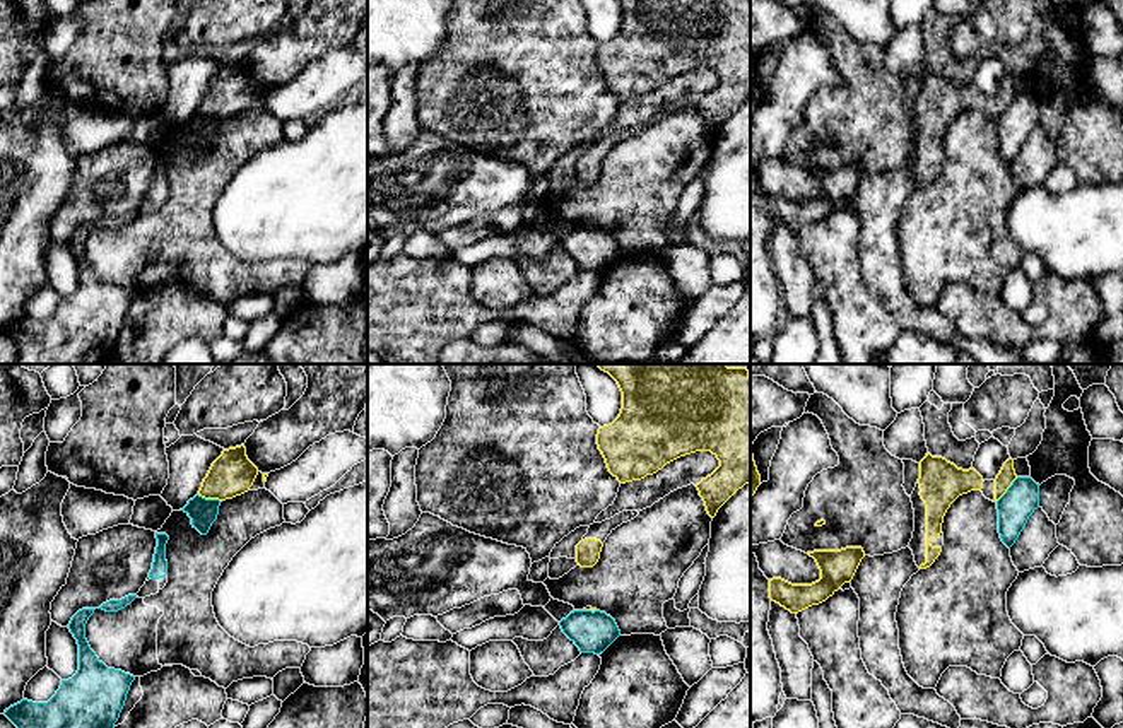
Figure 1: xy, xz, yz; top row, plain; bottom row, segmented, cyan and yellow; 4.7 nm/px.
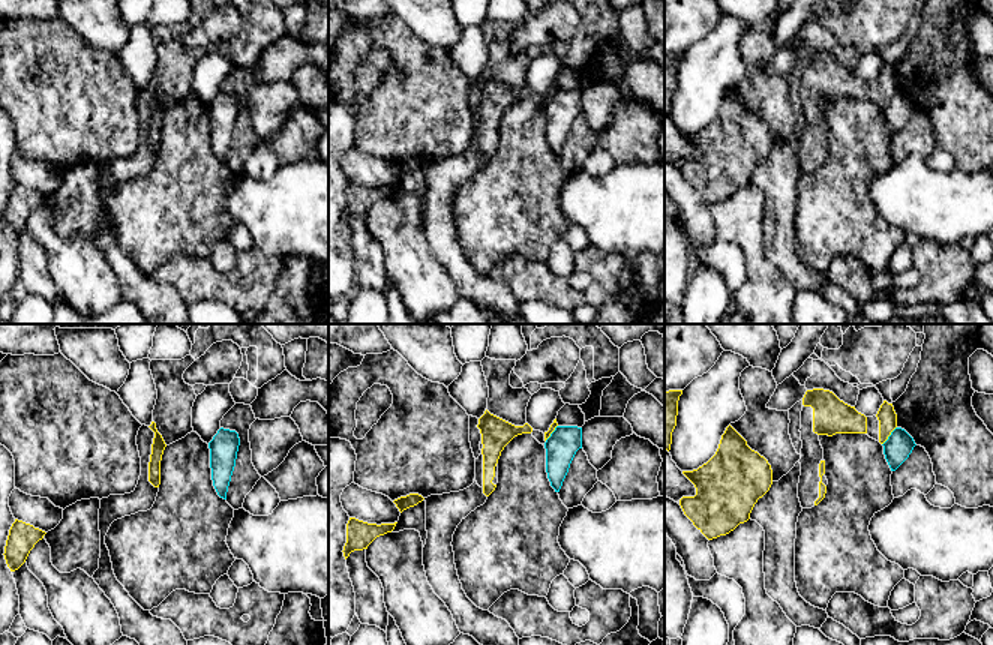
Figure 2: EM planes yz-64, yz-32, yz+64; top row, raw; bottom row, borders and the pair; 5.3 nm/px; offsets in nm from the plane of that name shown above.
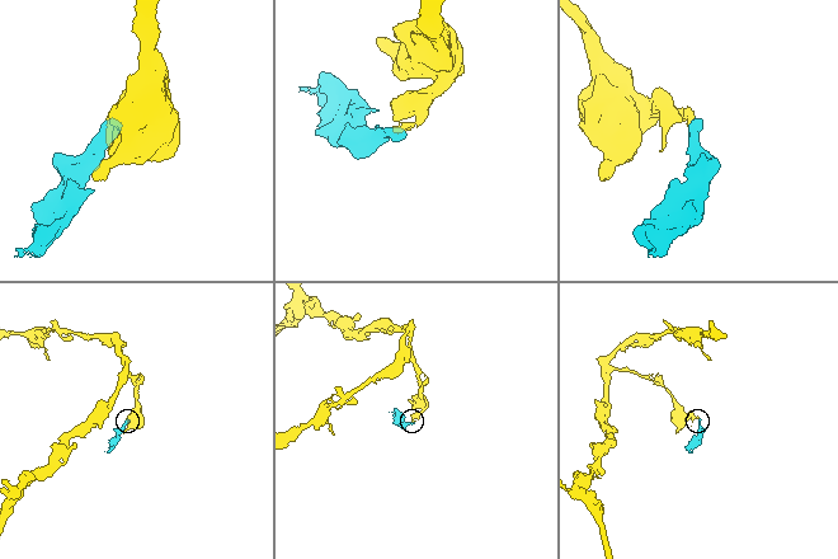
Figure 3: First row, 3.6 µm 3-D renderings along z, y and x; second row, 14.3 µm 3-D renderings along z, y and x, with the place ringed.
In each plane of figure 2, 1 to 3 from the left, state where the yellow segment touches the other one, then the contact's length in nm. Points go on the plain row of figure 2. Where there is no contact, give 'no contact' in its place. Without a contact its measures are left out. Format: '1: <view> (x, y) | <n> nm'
1: no contact
2: yz-32 (552, 96) | 110 nm
3: yz+64 (890, 99) | 130 nm

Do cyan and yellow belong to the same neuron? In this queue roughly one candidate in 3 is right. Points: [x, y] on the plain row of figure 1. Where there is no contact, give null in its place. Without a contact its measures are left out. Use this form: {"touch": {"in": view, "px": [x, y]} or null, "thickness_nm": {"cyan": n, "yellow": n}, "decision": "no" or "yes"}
{"touch": {"in": "yz", "px": [1007, 106]}, "thickness_nm": {"cyan": 160, "yellow": 80}, "decision": "no"}

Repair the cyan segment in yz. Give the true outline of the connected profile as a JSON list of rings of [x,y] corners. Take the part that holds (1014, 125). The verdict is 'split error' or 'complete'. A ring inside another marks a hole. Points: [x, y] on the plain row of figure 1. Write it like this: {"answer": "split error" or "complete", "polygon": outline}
{"answer": "complete", "polygon": [[[1017,94],[997,118],[998,150],[1010,166],[1024,147],[1029,133],[1039,125],[1039,101],[1031,94]]]}

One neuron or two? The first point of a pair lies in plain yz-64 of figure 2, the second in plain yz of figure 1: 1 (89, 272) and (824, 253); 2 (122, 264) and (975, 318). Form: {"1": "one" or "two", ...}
{"1": "one", "2": "two"}

